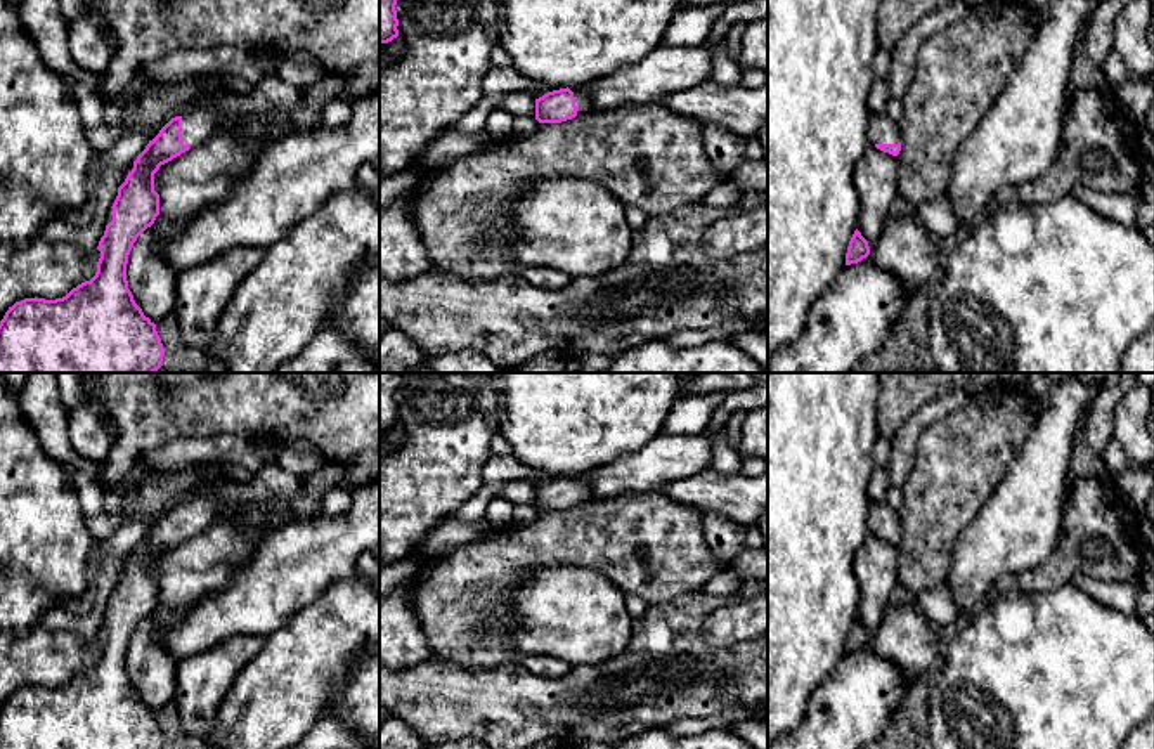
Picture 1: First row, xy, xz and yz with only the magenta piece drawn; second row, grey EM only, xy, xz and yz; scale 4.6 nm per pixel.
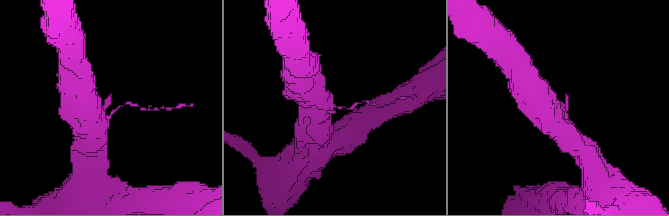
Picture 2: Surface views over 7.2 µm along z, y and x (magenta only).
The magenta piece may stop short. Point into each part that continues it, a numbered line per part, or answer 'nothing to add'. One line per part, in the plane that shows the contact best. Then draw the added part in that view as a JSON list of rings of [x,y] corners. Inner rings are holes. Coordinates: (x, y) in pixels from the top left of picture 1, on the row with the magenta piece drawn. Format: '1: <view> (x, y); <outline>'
1: xy (198, 125); [[[198,106],[182,114],[182,142],[191,149],[204,144],[222,120],[236,116],[232,109],[218,106]]]

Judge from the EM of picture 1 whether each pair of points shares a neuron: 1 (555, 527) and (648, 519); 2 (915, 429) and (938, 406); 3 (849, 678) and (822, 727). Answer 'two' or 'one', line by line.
1: one
2: one
3: one

